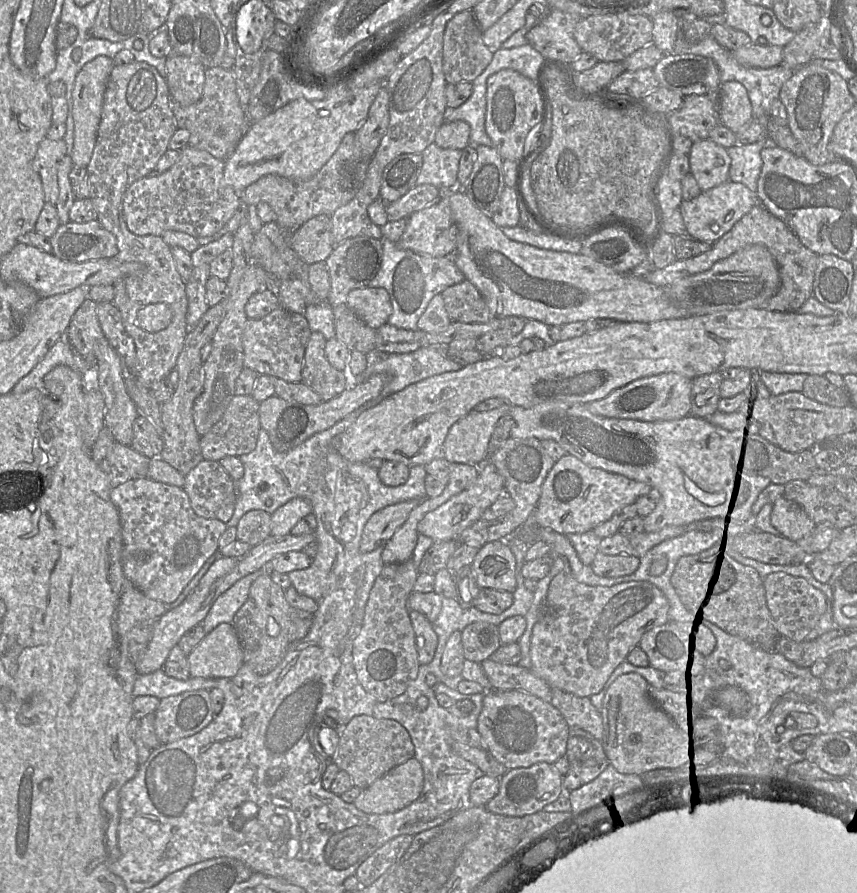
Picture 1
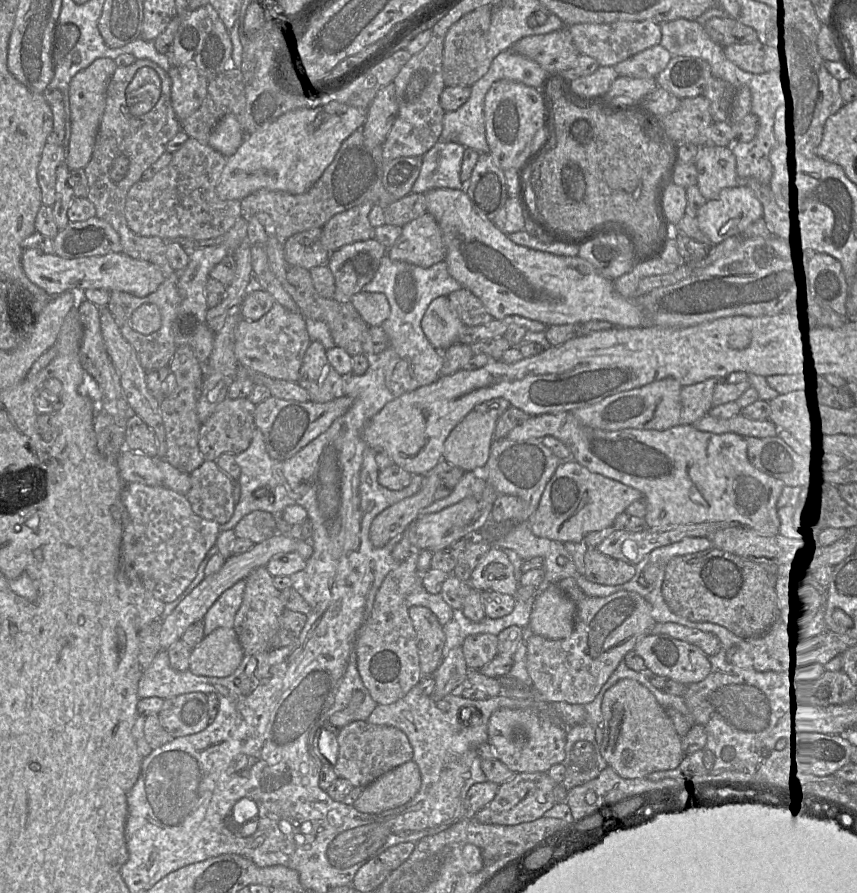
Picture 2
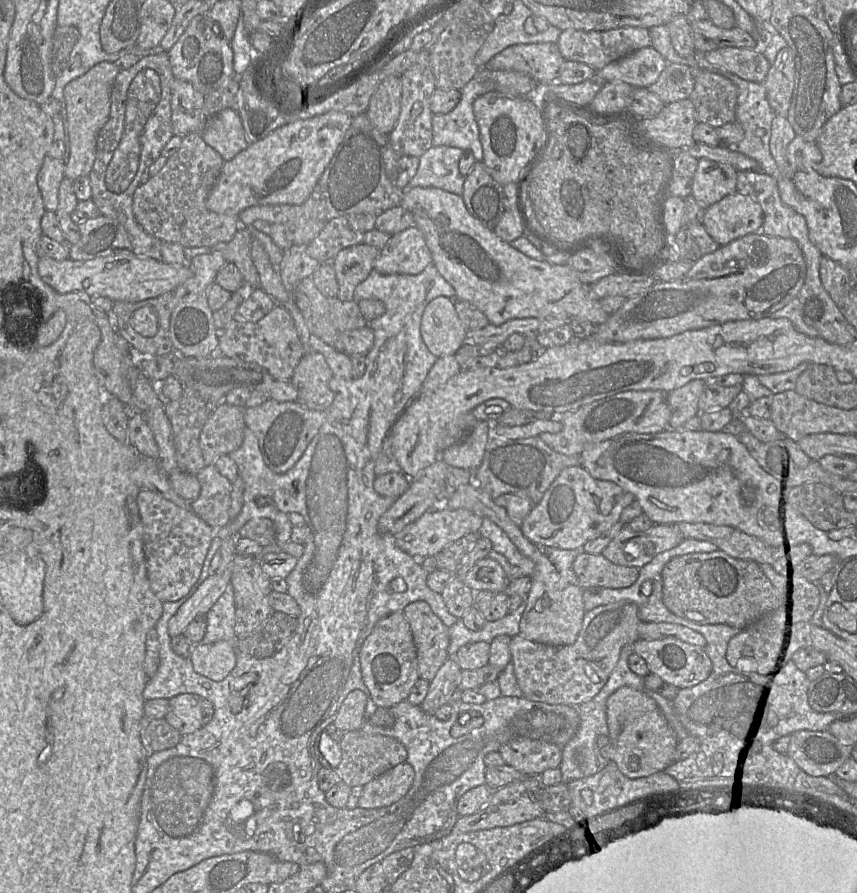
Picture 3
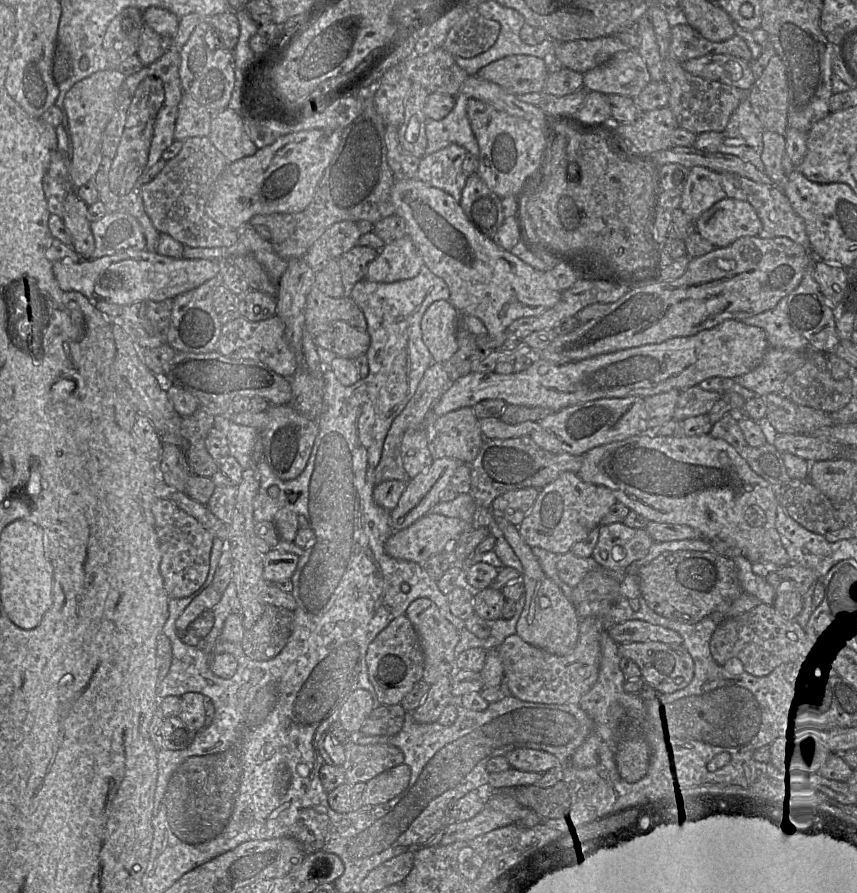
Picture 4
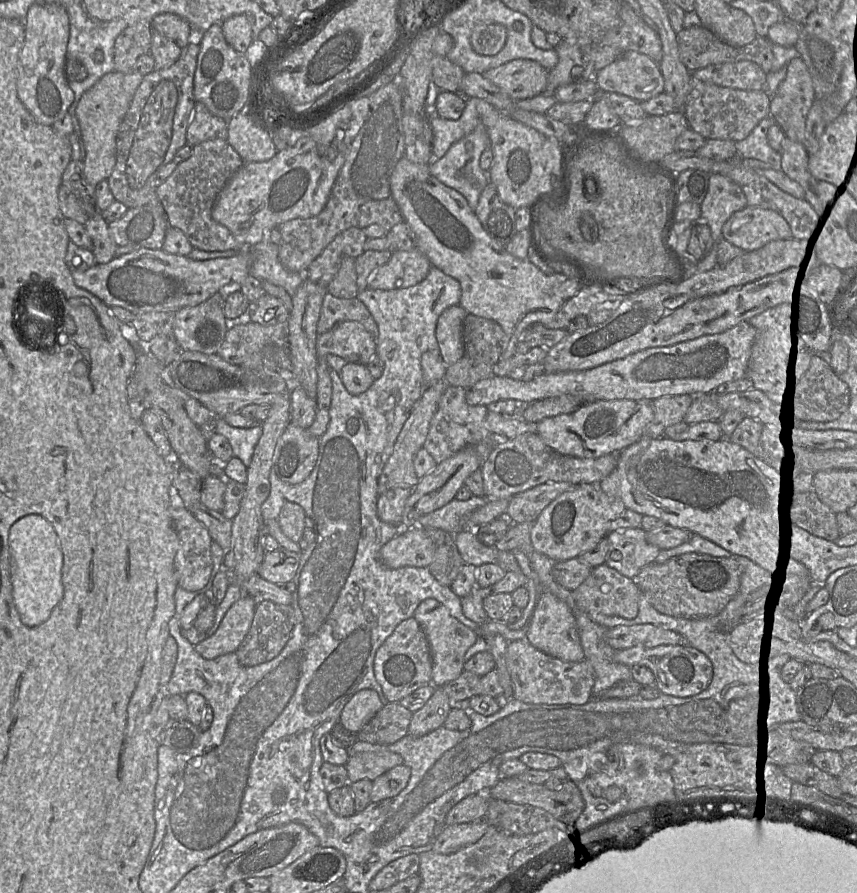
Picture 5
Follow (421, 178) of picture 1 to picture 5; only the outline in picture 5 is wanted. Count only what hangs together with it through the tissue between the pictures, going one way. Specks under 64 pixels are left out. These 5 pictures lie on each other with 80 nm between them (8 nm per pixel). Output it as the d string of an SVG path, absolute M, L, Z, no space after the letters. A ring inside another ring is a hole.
M479 126L454 143L444 157L430 164L431 174L462 194L473 211L477 208L482 190L490 183L488 172L480 167L480 157L487 148L490 148L489 135L483 126Z

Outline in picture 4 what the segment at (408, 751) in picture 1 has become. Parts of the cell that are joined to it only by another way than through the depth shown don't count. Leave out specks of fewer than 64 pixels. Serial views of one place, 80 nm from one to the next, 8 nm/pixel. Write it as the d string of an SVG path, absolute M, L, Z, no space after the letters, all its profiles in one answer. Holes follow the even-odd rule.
M354 740L344 745L346 783L368 782L385 771L404 763L403 752L389 744L359 744Z

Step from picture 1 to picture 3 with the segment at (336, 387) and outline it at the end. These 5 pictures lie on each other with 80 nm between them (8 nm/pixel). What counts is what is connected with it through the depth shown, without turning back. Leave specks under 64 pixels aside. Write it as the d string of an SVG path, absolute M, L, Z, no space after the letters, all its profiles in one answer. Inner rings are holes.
M312 350L306 352L291 379L298 393L297 402L311 410L326 411L334 401L335 394L330 389L333 377L323 354Z

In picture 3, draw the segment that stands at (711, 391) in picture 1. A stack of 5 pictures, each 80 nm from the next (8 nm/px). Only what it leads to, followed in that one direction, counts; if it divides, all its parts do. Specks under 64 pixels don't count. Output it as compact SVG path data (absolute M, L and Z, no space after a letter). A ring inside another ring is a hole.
M693 380L666 393L666 400L671 410L670 429L682 427L688 420L700 414L698 403L706 385L704 380Z

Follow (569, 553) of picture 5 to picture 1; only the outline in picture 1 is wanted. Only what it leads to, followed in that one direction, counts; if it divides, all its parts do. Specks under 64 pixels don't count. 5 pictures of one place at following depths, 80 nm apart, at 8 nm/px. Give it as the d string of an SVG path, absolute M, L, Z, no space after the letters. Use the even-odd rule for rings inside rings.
M566 454L557 460L546 476L533 513L539 527L563 535L582 534L608 521L619 509L633 504L652 488L623 475L591 467L575 456Z

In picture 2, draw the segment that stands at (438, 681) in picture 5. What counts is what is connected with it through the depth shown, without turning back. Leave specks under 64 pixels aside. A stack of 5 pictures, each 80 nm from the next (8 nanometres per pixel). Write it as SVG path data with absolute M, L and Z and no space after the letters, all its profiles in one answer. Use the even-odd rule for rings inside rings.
M411 606L408 608L408 614L416 633L422 676L433 675L443 659L443 626L427 607Z

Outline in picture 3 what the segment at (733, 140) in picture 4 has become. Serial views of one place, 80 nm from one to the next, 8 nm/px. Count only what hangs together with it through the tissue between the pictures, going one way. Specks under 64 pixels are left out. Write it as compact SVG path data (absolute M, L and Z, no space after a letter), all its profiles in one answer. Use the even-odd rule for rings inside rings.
M733 74L723 76L731 80L737 87L738 103L735 120L744 131L743 140L734 145L730 145L729 148L754 159L762 172L777 177L778 167L770 153L771 129L775 114L767 101L763 83L746 81Z

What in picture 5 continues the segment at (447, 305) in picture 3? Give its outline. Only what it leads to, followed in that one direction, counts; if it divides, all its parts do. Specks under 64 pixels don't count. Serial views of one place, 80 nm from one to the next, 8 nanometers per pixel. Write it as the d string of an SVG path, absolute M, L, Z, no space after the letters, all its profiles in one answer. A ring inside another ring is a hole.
M459 305L450 306L439 316L435 335L439 353L446 367L464 356L462 321L466 311Z

